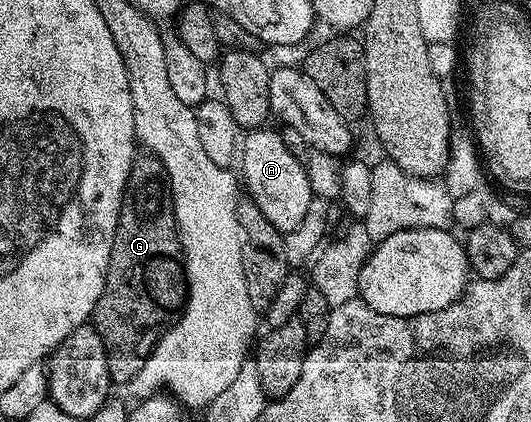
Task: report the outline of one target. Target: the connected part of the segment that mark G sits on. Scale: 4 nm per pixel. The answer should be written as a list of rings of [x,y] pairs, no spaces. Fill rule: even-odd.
[[[139,156],[131,164],[127,190],[123,194],[113,252],[105,276],[105,288],[97,300],[90,321],[105,344],[112,383],[130,384],[133,376],[145,368],[145,360],[155,350],[164,334],[179,321],[187,300],[187,276],[181,261],[179,232],[175,229],[175,209],[171,206],[168,187],[165,185],[163,165],[153,156]]]

